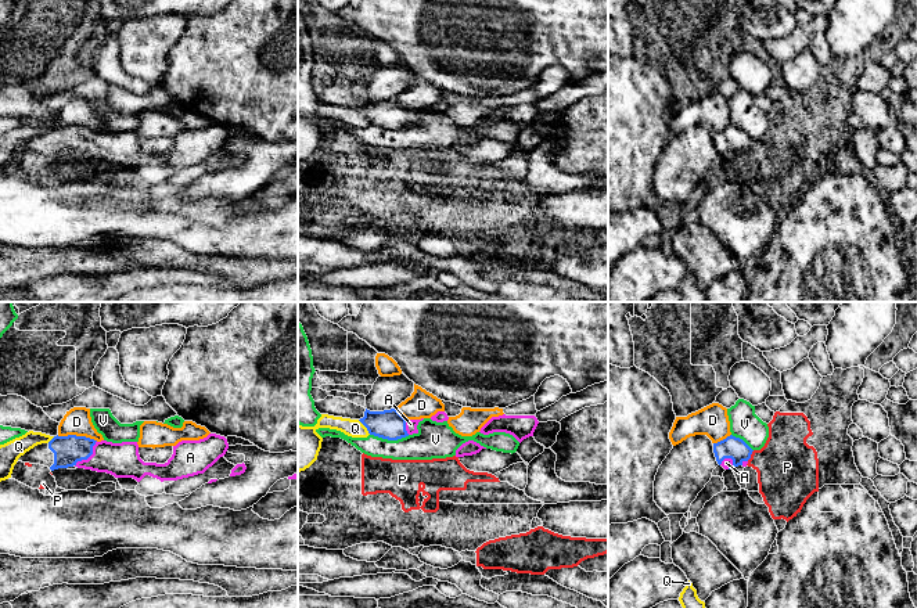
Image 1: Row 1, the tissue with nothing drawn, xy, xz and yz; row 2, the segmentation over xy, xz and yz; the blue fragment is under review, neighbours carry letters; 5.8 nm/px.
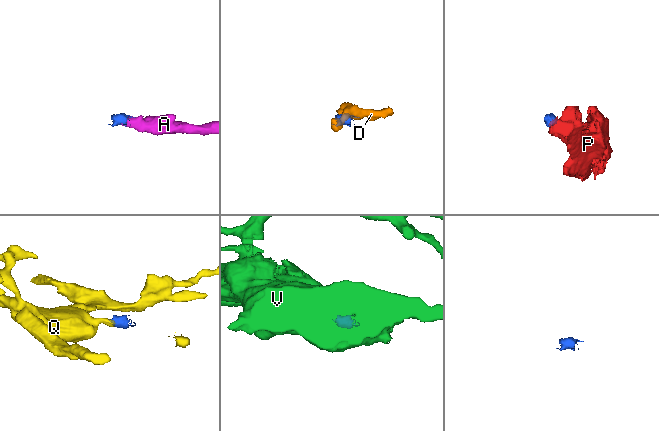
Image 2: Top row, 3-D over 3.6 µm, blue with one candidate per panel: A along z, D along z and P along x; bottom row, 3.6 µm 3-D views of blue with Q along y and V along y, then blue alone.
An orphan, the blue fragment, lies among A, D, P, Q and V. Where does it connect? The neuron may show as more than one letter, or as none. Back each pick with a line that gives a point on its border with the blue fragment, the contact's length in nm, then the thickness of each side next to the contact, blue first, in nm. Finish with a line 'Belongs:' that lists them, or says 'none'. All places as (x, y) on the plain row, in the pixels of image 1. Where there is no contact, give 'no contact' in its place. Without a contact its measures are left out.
A: meets blue in xy at (89, 146); contact 200 nm long; 170 nm thick on the blue side, 200 nm on the other
Belongs: A

